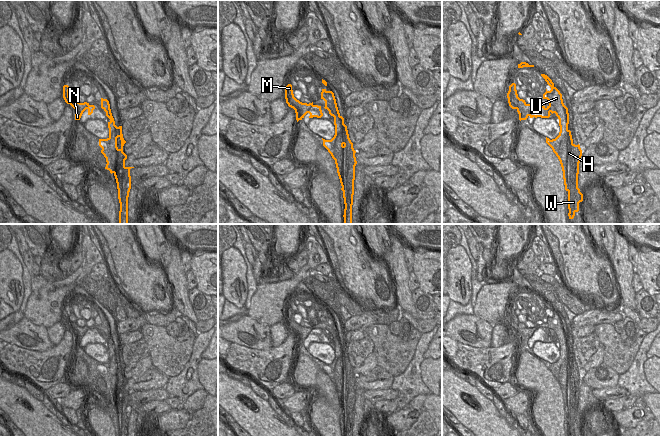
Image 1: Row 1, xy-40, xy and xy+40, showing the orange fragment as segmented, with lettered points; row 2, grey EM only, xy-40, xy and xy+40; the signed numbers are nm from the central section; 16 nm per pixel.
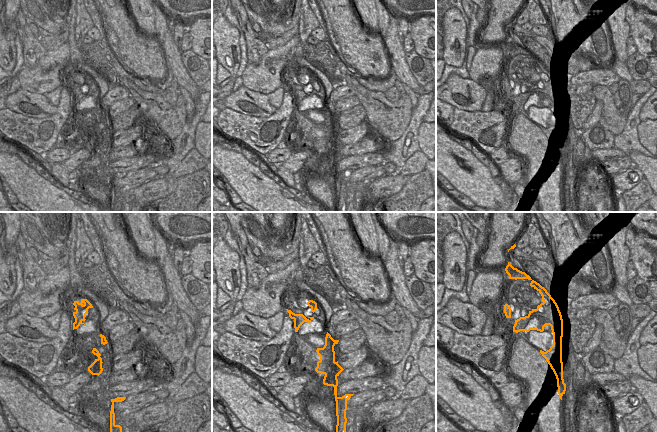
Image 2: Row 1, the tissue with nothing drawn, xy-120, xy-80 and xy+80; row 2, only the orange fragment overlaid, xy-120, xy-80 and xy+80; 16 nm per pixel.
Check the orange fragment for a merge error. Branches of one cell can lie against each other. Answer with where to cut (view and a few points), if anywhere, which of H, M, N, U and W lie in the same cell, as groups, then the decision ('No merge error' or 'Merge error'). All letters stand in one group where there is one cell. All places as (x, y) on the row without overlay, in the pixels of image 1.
No split. Groups: H M N U W. No merge error

